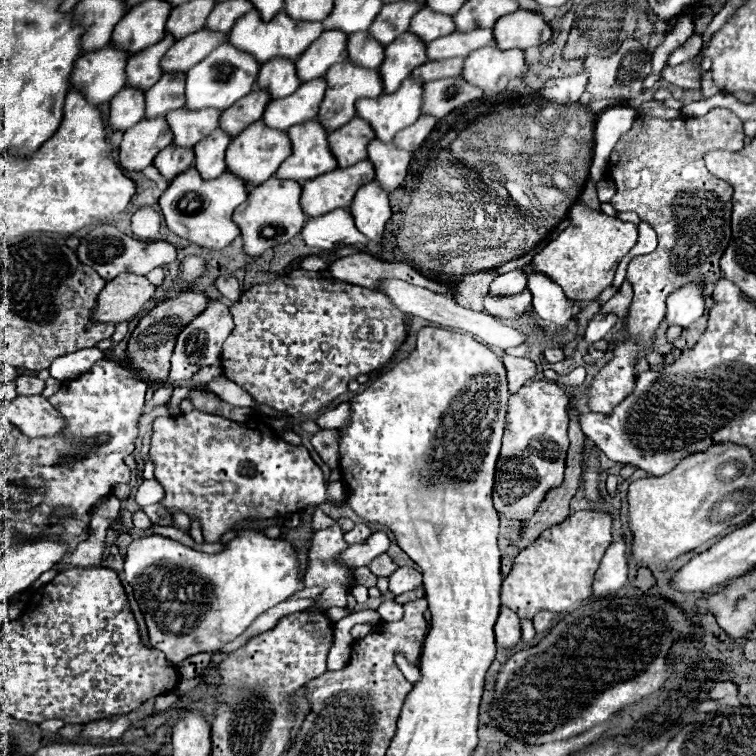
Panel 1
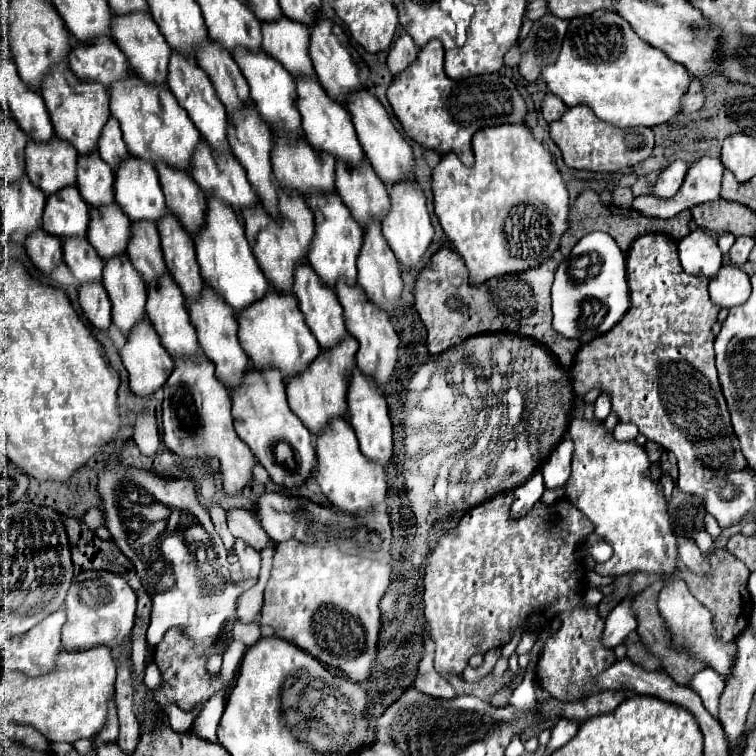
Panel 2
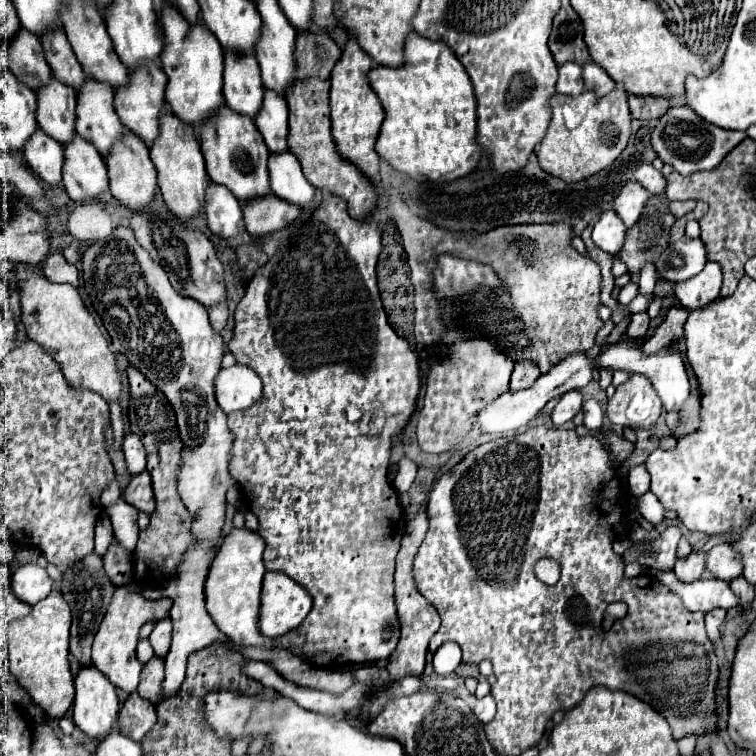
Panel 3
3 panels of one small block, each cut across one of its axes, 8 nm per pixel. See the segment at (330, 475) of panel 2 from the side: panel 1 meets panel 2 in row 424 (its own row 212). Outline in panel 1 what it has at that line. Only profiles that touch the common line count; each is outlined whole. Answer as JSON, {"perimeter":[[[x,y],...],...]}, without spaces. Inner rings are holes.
{"perimeter":[[[332,210],[332,214],[324,214],[324,218],[310,218],[302,228],[302,238],[306,246],[324,250],[368,244],[368,238],[356,230],[350,210]]]}

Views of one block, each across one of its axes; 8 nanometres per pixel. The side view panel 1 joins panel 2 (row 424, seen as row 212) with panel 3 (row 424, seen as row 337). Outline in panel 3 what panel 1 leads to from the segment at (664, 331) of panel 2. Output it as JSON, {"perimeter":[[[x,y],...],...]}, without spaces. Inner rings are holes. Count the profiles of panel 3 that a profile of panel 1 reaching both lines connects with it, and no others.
{"perimeter":[[[630,378],[608,400],[606,416],[612,424],[652,428],[662,412],[662,402],[648,378]]]}

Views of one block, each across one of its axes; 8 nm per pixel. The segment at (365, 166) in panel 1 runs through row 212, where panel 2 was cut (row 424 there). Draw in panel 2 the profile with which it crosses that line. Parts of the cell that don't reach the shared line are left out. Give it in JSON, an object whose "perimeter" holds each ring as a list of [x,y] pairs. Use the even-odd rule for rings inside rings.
{"perimeter":[[[346,332],[346,340],[340,342],[336,350],[328,350],[328,354],[320,352],[316,356],[316,362],[312,362],[312,366],[308,366],[308,370],[304,370],[300,378],[292,378],[292,382],[286,382],[288,404],[310,432],[314,434],[322,432],[334,416],[344,416],[348,412],[346,392],[348,392],[348,382],[354,370],[356,350],[358,350],[356,340]]]}

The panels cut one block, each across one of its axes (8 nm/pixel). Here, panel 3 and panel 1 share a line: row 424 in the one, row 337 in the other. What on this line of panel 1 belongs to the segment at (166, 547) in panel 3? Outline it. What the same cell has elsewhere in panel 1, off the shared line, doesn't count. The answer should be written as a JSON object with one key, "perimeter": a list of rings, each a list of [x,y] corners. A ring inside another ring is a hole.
{"perimeter":[[[182,292],[178,298],[170,298],[156,308],[152,308],[136,326],[128,340],[128,360],[130,368],[138,372],[140,376],[150,376],[152,380],[164,380],[170,372],[170,356],[174,350],[174,342],[182,330],[182,326],[188,326],[192,318],[202,314],[208,306],[210,298],[204,292]]]}

